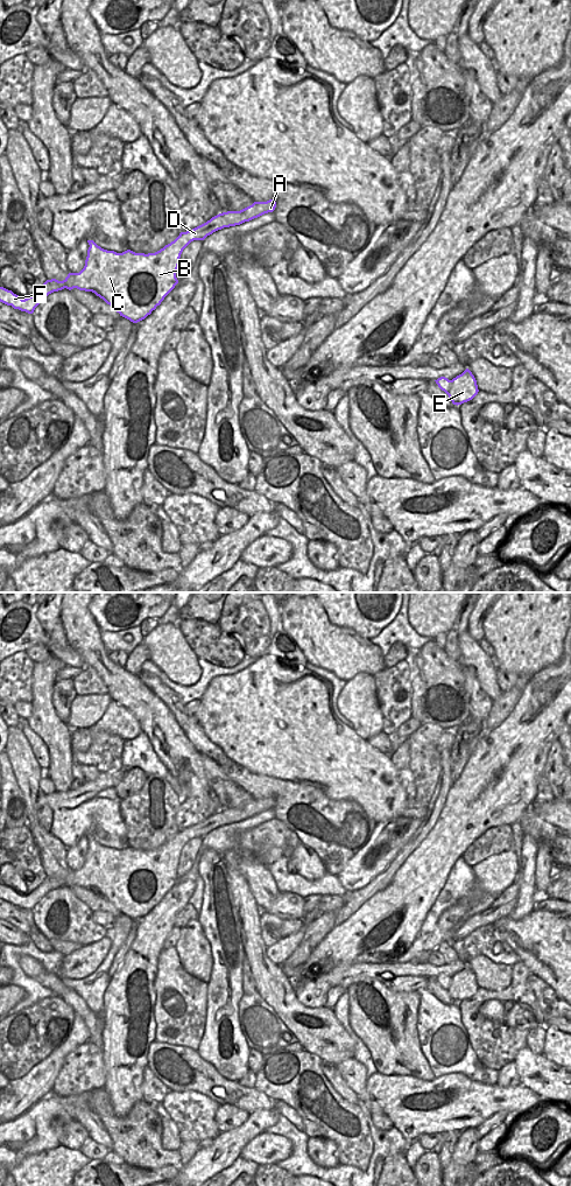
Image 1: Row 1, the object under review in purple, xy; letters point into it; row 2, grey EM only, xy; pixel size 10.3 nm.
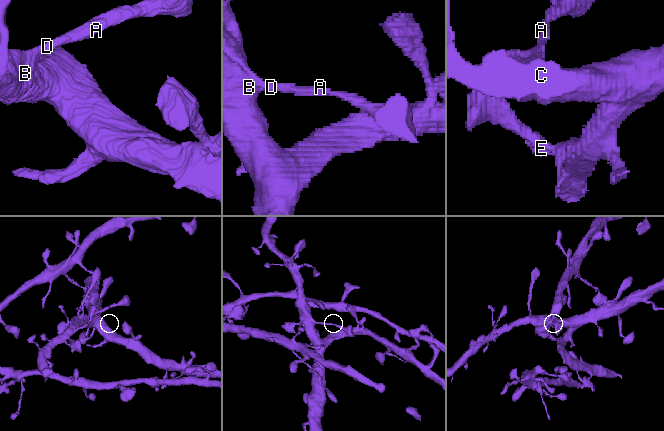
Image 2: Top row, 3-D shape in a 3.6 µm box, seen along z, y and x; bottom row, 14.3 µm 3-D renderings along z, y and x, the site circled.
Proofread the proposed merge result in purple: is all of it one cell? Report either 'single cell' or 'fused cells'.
single cell

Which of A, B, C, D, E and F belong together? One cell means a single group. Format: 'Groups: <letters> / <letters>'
Groups: A B C D E F

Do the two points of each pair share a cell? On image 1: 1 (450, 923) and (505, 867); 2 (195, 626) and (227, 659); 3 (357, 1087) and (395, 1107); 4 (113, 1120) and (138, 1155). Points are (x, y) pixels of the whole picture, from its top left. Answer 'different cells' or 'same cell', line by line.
1: same cell
2: same cell
3: different cells
4: same cell

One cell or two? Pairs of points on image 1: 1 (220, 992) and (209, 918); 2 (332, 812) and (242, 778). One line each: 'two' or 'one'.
1: one
2: one

